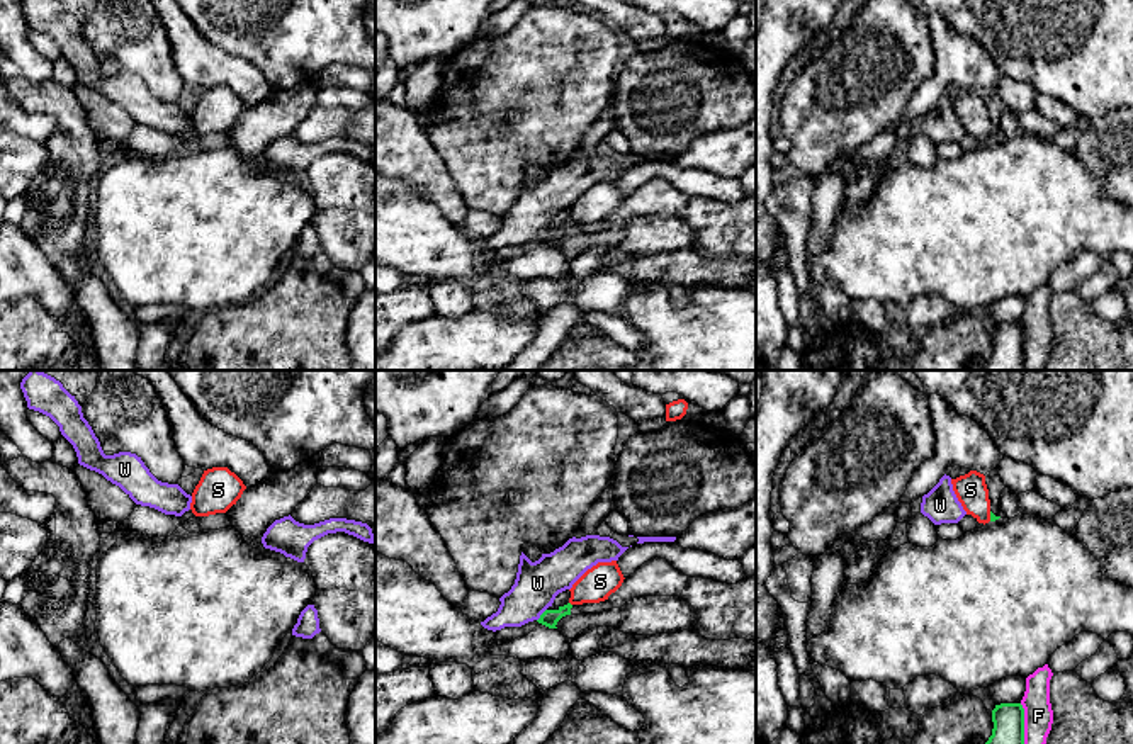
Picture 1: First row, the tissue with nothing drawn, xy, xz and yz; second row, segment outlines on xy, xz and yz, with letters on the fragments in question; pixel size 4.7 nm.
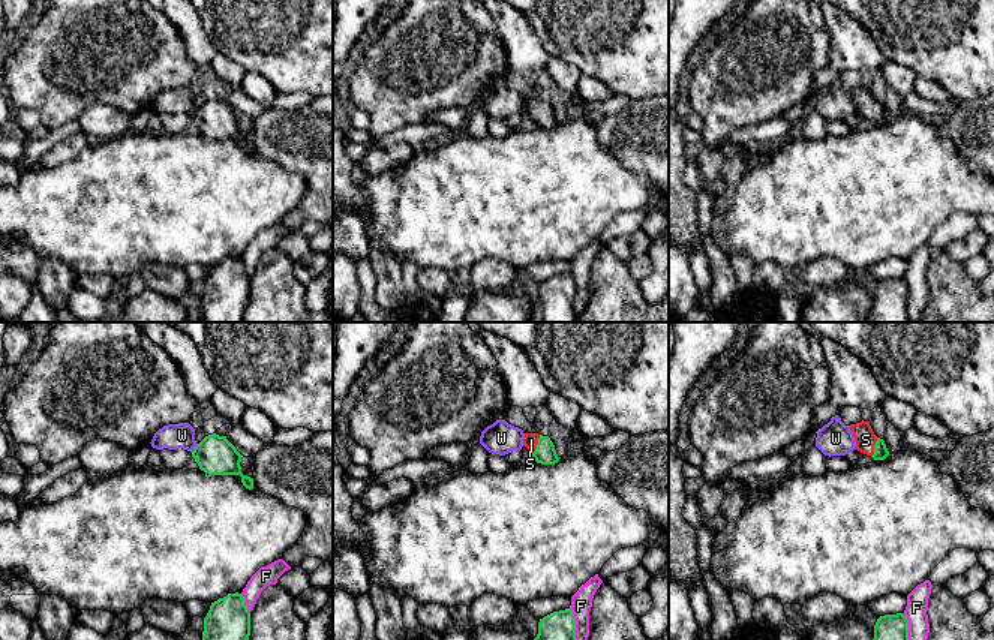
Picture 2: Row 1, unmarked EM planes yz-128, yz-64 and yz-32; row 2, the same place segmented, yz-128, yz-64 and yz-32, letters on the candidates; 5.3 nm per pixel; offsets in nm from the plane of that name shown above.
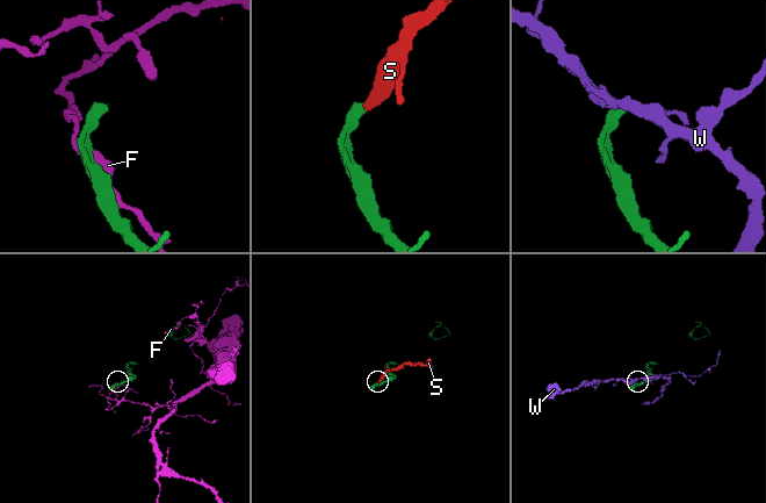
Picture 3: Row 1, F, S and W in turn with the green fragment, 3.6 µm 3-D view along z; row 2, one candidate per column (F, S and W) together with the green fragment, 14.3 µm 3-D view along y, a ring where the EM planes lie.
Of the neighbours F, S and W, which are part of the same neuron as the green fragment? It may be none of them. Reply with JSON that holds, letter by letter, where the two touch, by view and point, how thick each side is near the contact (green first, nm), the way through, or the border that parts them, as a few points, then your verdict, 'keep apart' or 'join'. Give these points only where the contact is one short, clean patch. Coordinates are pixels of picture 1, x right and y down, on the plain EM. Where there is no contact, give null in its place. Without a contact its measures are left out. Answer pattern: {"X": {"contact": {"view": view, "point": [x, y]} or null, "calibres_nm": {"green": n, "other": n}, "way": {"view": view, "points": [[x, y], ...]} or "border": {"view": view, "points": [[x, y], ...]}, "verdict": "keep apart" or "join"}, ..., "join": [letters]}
{"F": {"contact": {"view": "yz", "point": [1023, 347]}, "calibres_nm": {"green": 190, "other": 140}, "verdict": "keep apart"}, "S": {"contact": {"view": "yz", "point": [991, 136]}, "calibres_nm": {"green": 30, "other": 150}, "way": {"view": "yz", "points": [[992, 136], [991, 136], [975, 121], [970, 109]]}, "verdict": "join"}, "W": {"contact": {"view": "xz", "point": [541, 235]}, "calibres_nm": {"green": 80, "other": 220}, "border": {"view": "xz", "points": [[546, 228], [537, 240]]}, "verdict": "keep apart"}, "join": ["S"]}

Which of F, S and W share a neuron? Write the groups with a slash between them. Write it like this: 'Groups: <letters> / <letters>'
Groups: F / S / W

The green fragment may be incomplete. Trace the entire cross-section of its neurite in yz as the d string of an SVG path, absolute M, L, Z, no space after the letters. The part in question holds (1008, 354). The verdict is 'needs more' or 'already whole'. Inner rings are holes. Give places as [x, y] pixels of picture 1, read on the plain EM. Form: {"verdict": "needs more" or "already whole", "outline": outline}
{"verdict": "already whole", "outline": "M1001 323L992 330L992 355L982 370L1026 370L1024 328L1021 323Z"}

